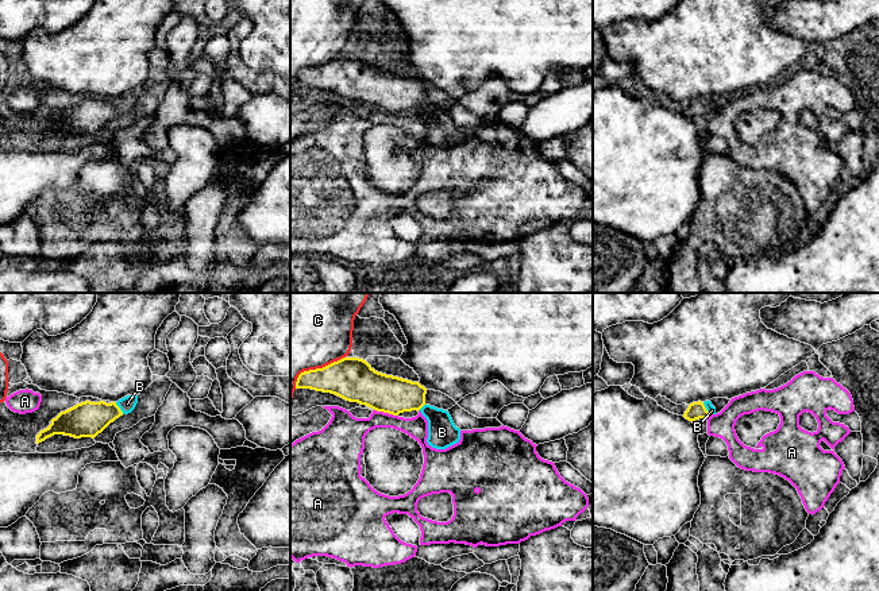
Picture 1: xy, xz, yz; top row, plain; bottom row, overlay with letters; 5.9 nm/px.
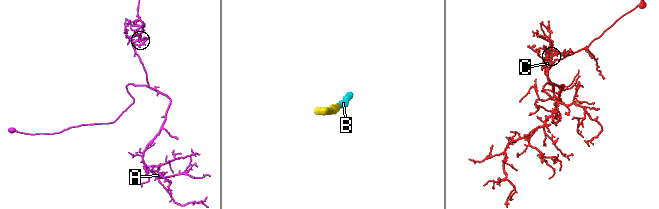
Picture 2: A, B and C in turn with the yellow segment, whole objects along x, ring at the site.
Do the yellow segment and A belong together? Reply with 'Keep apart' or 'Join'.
Keep apart

